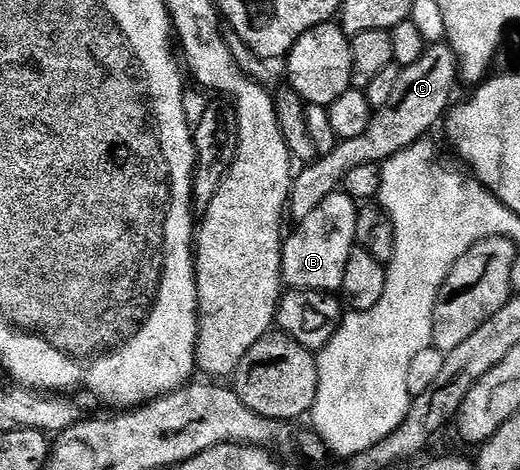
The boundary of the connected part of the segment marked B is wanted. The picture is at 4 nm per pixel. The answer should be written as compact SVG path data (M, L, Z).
M344 190L325 196L307 218L296 225L293 233L286 235L281 249L281 278L290 289L306 292L340 293L343 273L347 270L347 258L357 244L355 222L358 201Z

